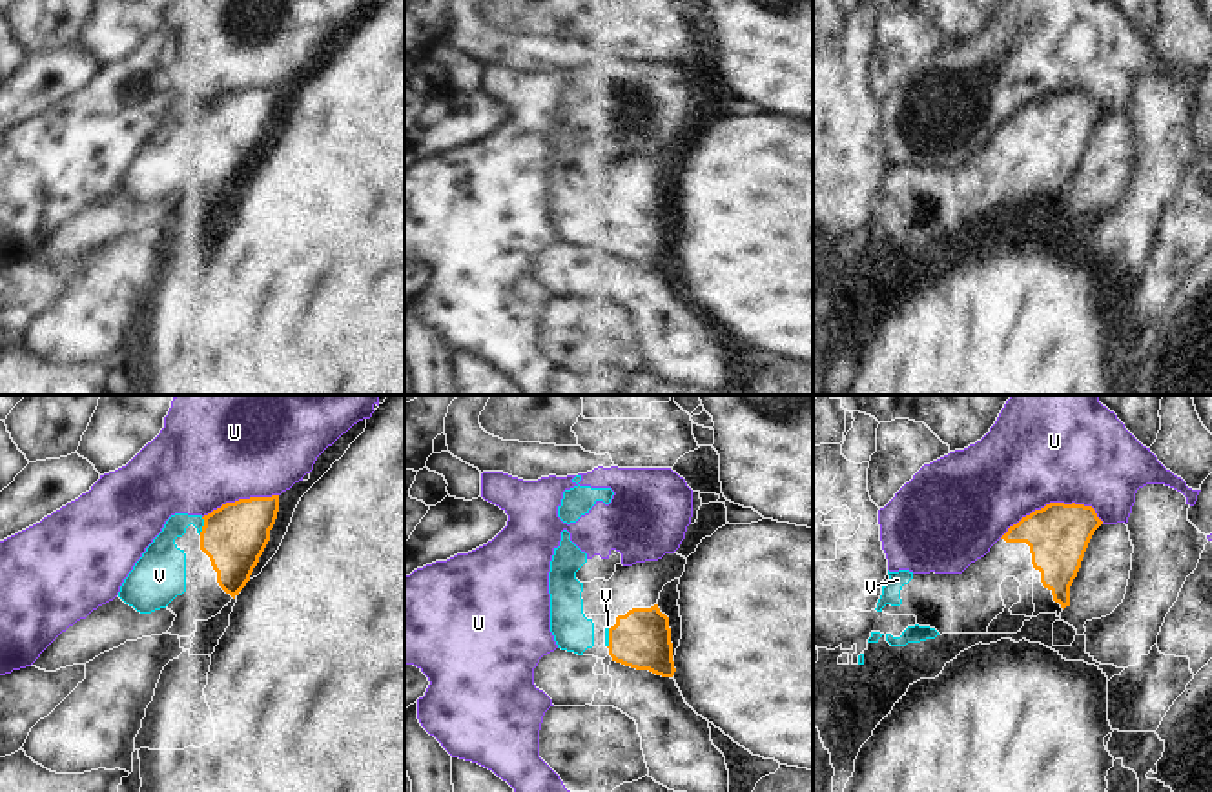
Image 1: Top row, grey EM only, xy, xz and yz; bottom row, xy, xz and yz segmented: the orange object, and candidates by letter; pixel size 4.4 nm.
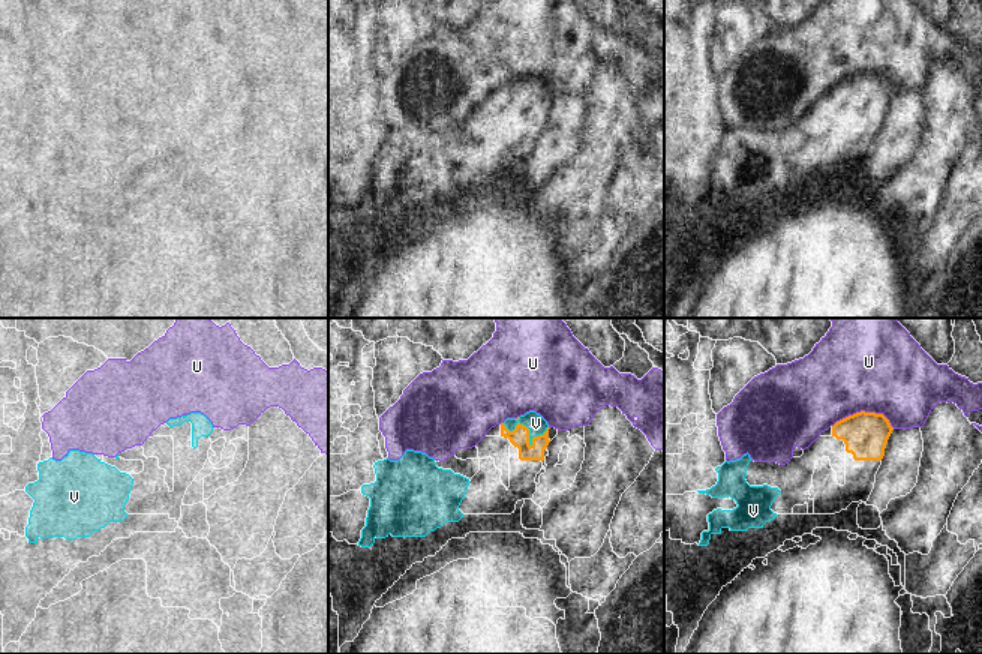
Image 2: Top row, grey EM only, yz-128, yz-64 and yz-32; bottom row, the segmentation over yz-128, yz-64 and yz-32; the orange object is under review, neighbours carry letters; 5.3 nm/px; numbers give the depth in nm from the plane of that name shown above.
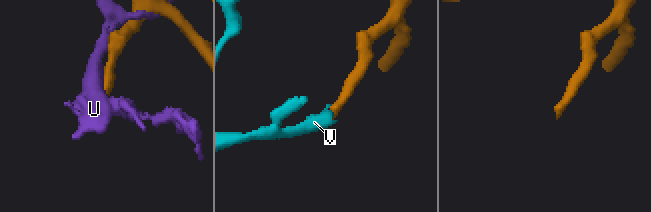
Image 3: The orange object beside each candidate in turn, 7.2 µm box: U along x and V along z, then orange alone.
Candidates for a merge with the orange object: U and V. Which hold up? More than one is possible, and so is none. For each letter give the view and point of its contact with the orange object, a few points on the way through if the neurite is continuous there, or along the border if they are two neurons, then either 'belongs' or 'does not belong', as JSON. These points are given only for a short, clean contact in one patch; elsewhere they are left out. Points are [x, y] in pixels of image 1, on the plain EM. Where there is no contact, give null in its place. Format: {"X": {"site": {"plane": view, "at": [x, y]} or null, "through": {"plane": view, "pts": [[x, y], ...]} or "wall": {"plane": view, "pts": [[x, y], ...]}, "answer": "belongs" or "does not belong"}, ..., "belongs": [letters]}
{"U": {"site": {"plane": "yz", "at": [1052, 95]}, "answer": "does not belong"}, "V": {"site": {"plane": "xy", "at": [203, 119]}, "through": {"plane": "xy", "pts": [[234, 128], [203, 119], [184, 113], [163, 159]]}, "answer": "belongs"}, "belongs": ["V"]}

